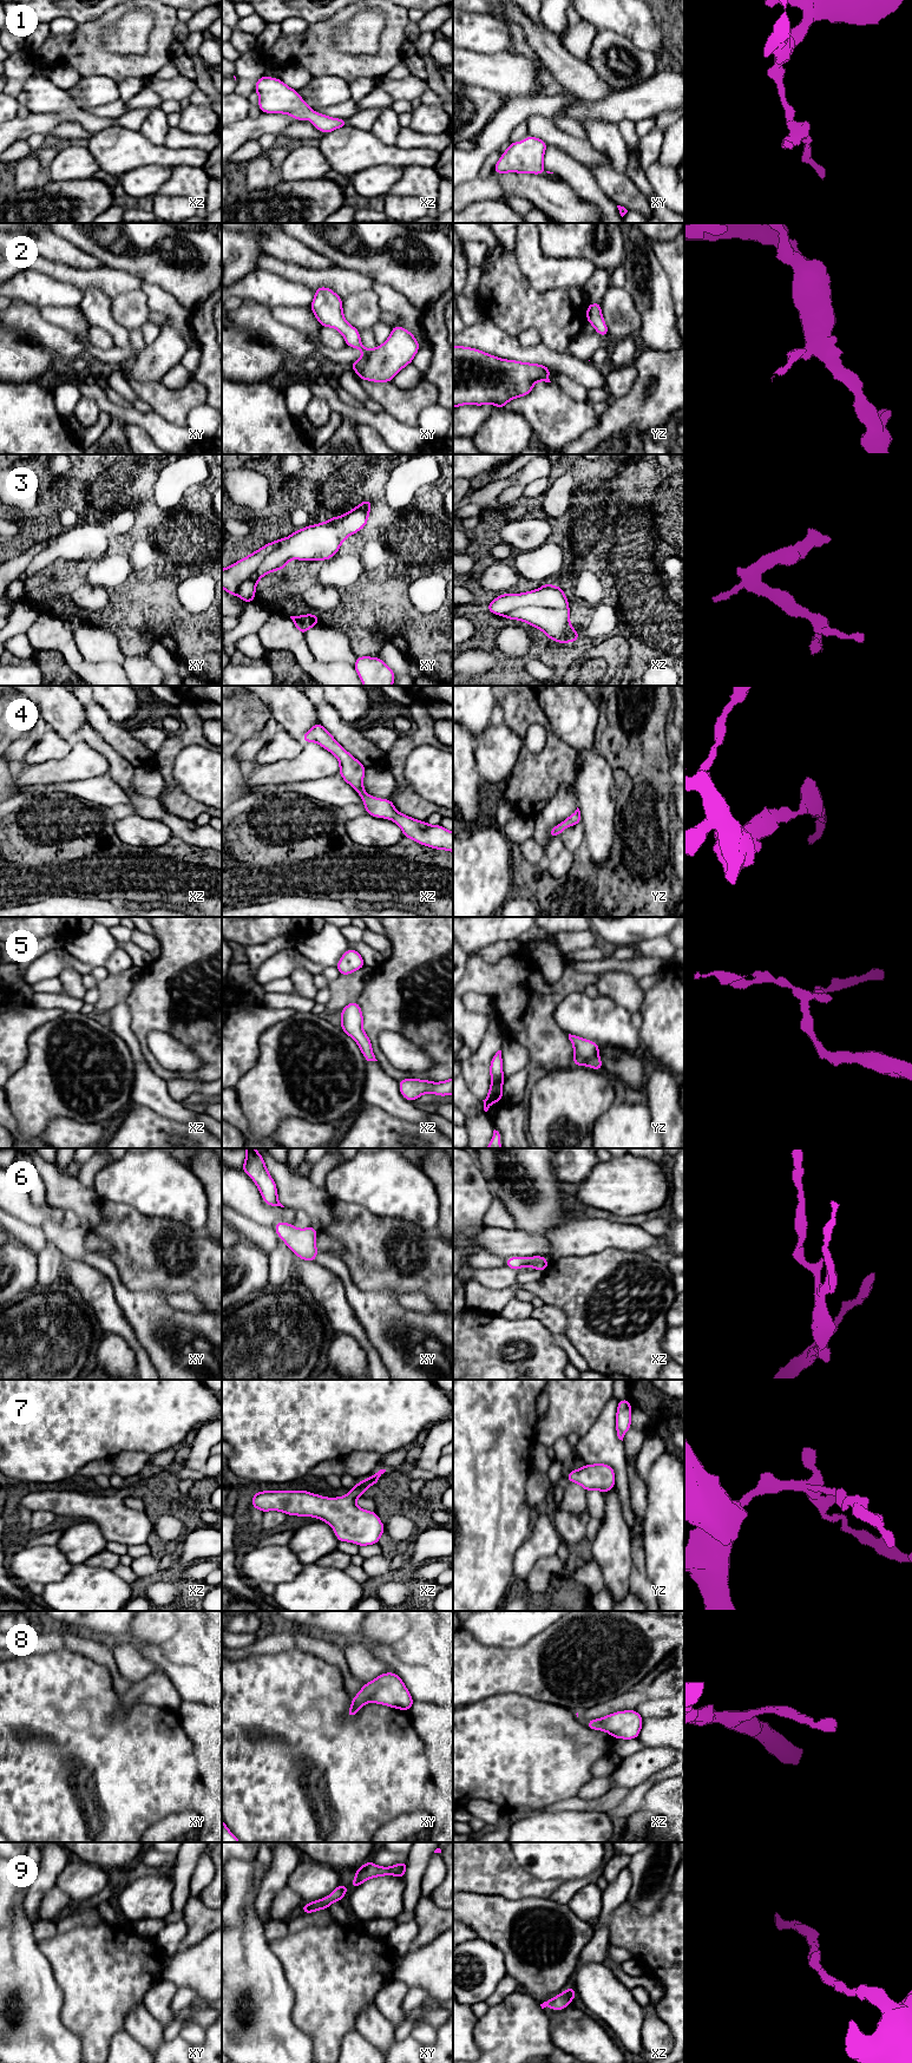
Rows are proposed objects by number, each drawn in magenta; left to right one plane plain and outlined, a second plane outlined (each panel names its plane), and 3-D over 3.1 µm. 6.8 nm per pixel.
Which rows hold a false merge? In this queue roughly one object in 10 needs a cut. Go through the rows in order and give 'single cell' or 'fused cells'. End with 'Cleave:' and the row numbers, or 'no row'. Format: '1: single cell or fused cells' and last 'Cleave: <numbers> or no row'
1: single cell
2: single cell
3: single cell
4: single cell
5: single cell
6: single cell
7: single cell
8: single cell
9: single cell
Cleave: no row

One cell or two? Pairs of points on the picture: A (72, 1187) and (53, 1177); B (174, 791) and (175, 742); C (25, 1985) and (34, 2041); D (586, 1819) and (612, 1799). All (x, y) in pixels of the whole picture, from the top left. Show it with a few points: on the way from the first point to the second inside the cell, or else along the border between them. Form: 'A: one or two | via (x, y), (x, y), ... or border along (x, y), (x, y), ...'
A: one | via (67, 1187), (64, 1187), (58, 1181)
B: one | via (169, 779), (166, 774), (166, 754)
C: one | via (25, 1999), (26, 2027)
D: two | border along (568, 1812), (603, 1811), (607, 1813)

